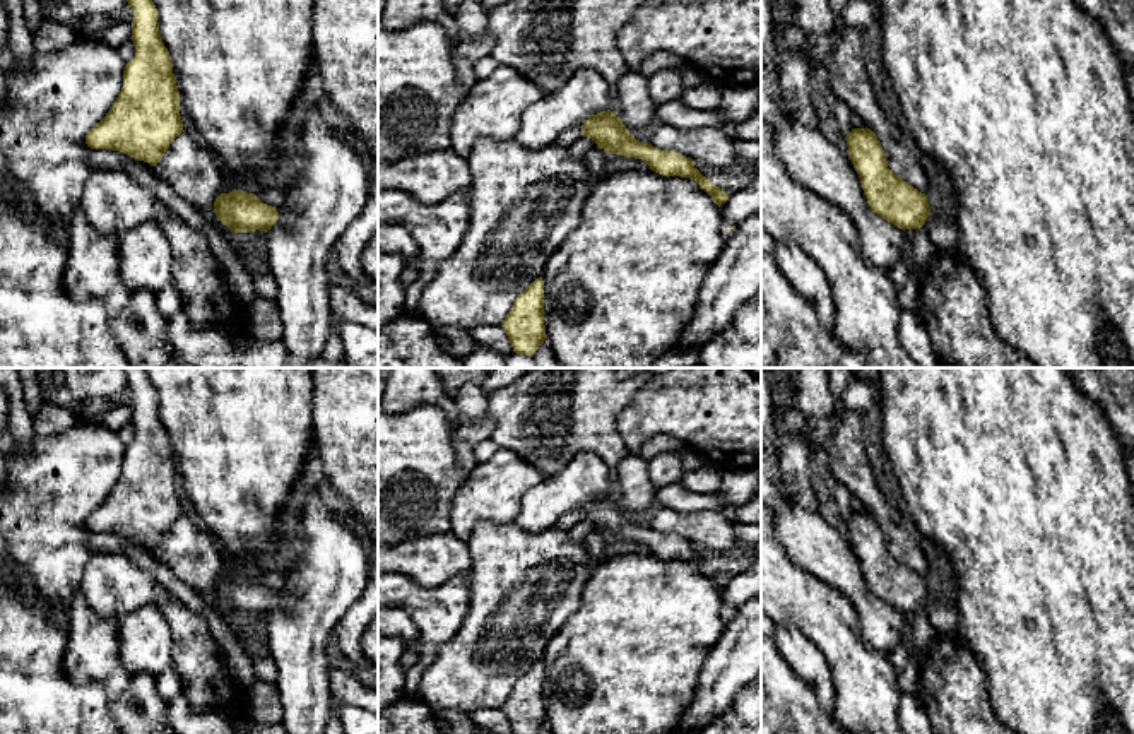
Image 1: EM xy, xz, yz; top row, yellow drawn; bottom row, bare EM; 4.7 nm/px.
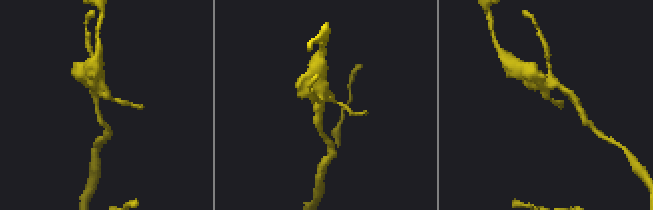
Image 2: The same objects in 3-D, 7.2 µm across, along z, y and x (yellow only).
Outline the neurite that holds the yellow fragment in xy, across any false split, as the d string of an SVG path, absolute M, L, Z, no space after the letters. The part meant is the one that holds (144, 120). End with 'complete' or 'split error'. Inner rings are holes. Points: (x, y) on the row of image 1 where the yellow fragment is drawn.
M127 0L133 10L135 56L125 65L123 87L106 116L87 132L91 149L120 151L156 166L181 133L180 92L152 0Z; complete

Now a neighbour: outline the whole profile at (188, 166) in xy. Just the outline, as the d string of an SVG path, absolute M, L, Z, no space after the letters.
M181 132L171 144L169 149L164 152L162 159L151 166L144 163L157 178L164 180L181 198L190 202L210 224L214 224L219 231L222 231L234 248L238 250L245 265L251 267L253 263L253 252L243 241L239 233L231 231L224 226L216 212L214 202L222 193L222 188L229 183L227 173L224 171L217 154L210 151L204 142L200 142L195 135L188 132Z

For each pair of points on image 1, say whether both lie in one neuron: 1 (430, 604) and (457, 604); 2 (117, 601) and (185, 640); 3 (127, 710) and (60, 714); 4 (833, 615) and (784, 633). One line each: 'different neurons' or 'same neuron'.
1: same neuron
2: same neuron
3: different neurons
4: different neurons

